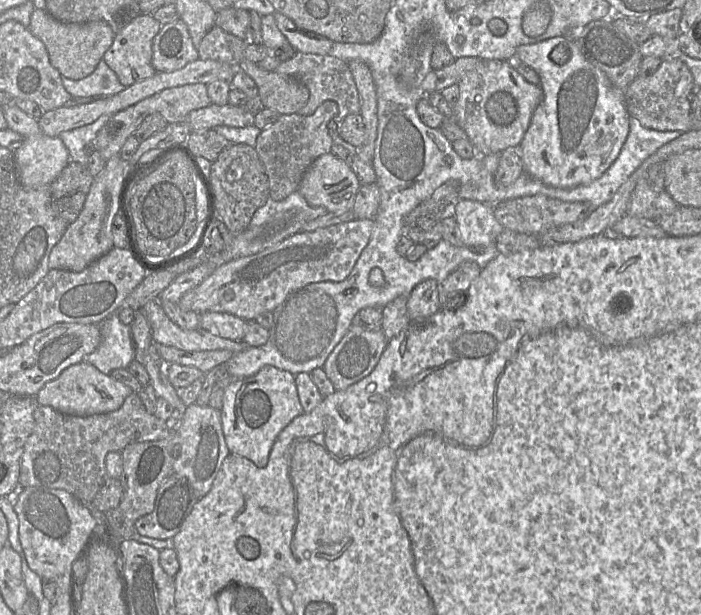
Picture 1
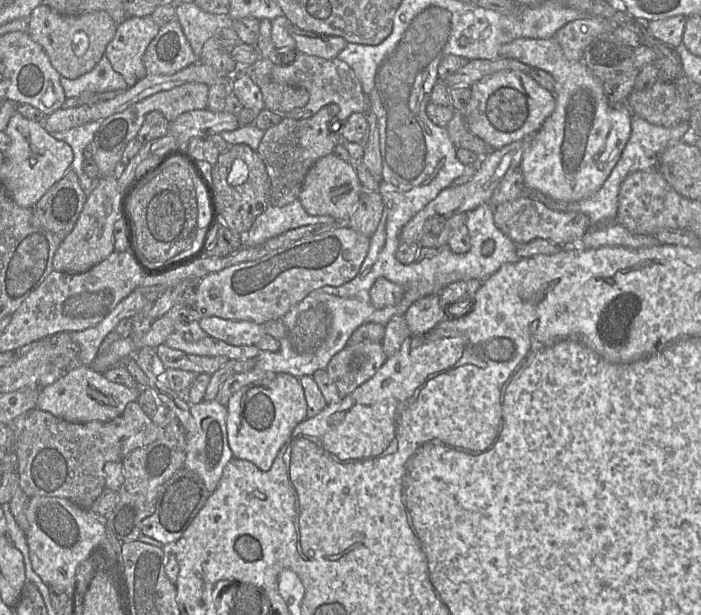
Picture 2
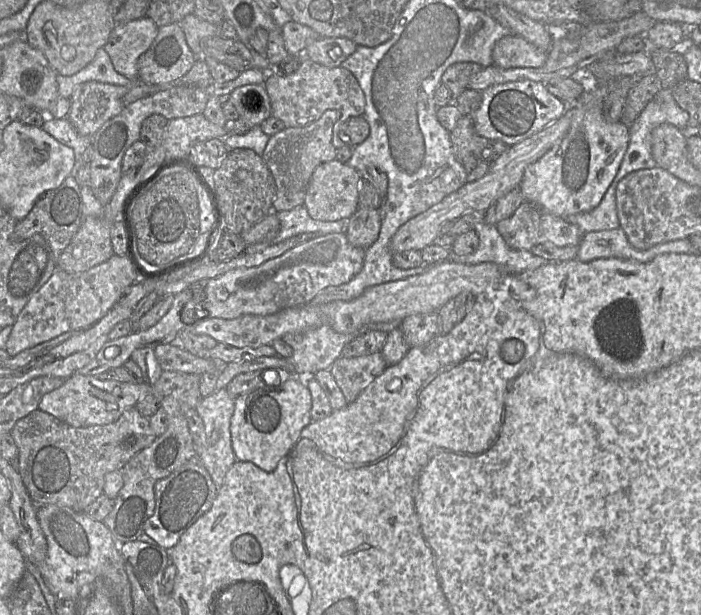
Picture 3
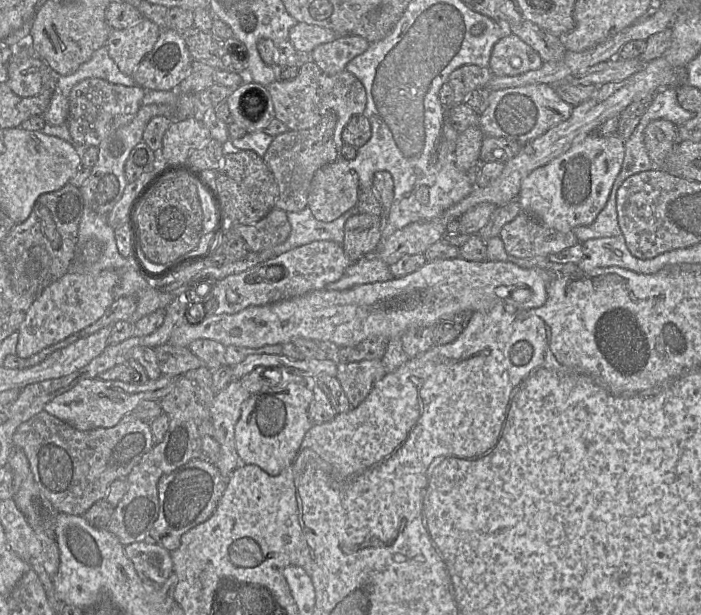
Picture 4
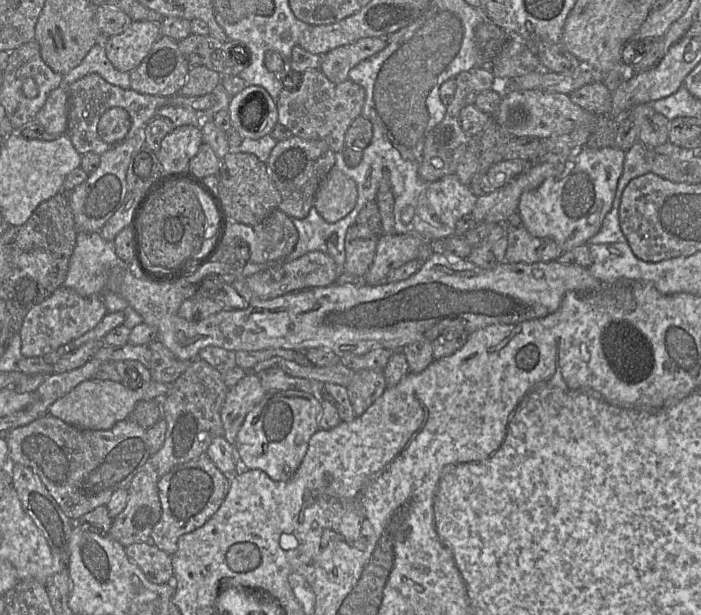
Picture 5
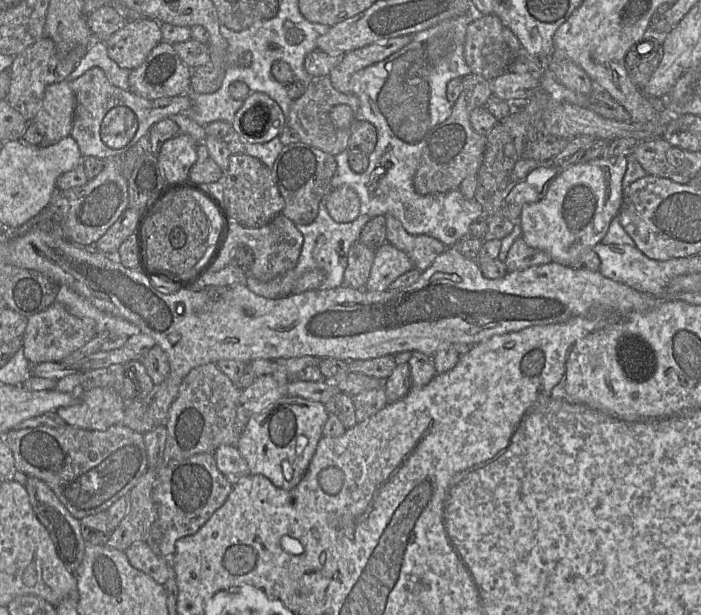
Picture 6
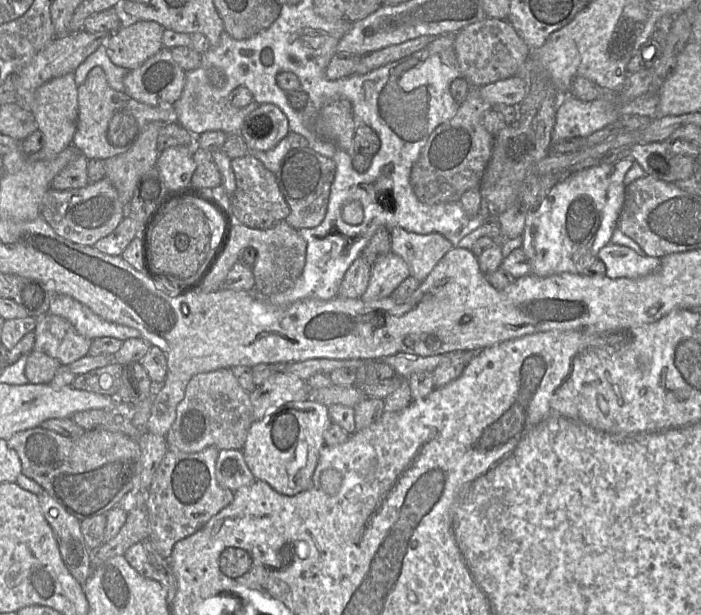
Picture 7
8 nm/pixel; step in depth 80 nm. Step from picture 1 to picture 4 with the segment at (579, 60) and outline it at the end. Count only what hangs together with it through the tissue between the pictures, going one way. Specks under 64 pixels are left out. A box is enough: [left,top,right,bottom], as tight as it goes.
[489,34,625,232]

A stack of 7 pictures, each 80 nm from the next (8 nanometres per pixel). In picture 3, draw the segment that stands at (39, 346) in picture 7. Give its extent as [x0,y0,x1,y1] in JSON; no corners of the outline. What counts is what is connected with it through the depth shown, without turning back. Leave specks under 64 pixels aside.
[4,254,139,356]

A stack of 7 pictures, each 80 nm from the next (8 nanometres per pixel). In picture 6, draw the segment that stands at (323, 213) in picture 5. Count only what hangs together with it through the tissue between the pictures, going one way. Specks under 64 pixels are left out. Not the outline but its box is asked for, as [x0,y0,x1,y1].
[325,186,360,223]

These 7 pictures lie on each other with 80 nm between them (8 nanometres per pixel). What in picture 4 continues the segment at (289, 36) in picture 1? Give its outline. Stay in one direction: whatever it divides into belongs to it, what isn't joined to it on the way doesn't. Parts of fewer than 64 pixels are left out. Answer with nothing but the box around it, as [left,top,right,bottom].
[311,36,370,75]

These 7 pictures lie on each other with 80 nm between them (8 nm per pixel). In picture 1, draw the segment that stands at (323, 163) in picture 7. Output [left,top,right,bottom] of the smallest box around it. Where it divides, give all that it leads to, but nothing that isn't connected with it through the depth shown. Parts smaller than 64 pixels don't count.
[254,101,337,201]

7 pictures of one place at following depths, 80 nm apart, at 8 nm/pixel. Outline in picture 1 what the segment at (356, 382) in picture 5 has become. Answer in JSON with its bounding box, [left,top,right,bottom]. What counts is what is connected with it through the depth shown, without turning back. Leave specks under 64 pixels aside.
[323,325,387,390]

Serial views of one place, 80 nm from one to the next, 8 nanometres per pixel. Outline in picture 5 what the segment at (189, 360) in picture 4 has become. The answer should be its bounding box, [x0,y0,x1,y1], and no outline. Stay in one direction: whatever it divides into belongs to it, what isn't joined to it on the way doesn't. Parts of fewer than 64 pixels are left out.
[149,341,192,384]

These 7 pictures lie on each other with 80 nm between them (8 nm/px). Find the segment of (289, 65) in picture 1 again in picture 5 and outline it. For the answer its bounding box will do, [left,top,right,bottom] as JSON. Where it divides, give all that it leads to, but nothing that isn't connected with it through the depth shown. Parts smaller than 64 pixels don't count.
[276,69,365,152]

